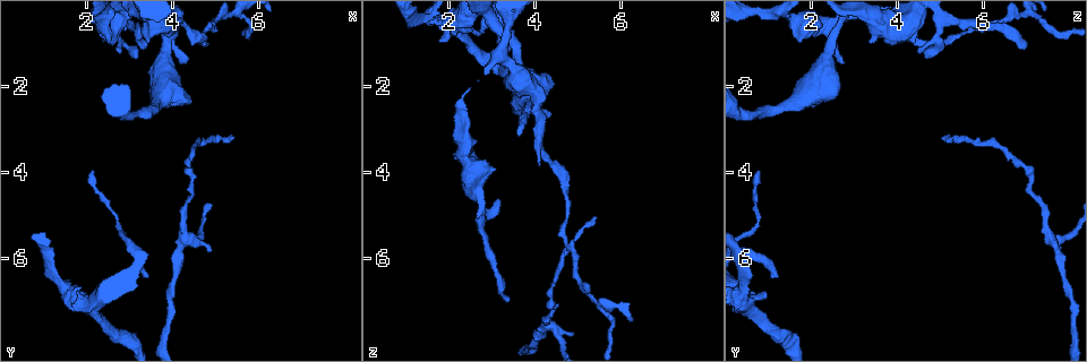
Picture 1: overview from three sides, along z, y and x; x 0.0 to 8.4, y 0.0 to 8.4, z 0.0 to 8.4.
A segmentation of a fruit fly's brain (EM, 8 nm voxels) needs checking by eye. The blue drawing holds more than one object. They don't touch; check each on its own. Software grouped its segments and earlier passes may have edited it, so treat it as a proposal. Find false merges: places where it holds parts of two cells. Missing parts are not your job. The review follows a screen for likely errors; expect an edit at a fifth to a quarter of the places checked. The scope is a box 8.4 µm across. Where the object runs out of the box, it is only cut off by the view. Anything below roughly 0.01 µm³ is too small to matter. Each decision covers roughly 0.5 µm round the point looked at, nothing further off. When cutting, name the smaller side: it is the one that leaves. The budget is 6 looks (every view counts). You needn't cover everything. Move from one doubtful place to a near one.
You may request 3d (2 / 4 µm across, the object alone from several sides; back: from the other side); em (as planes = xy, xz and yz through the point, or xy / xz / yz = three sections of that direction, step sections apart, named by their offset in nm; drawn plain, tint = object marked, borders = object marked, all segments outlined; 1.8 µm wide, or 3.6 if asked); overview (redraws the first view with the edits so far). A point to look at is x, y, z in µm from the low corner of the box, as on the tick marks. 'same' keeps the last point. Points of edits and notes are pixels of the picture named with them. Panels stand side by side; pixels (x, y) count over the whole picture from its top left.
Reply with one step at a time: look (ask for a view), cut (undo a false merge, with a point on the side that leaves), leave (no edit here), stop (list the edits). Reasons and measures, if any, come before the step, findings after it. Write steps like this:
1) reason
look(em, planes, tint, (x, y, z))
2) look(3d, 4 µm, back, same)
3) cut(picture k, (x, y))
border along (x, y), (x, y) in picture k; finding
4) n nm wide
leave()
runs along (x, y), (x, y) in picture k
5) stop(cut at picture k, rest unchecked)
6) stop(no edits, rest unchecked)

a narrow waist
look(3d, 4 µm, (2.65, 0.90, 4.90))

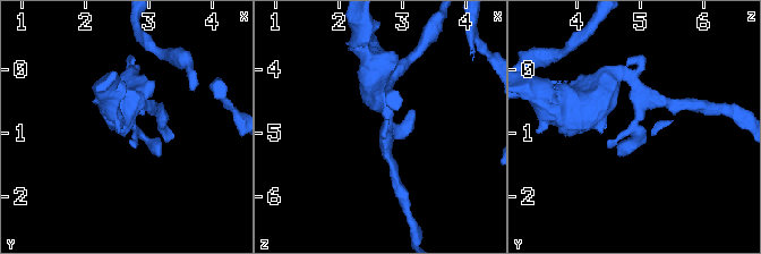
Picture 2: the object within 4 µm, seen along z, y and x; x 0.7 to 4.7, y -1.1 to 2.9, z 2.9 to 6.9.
look(em, xy, step 16, tint, same)

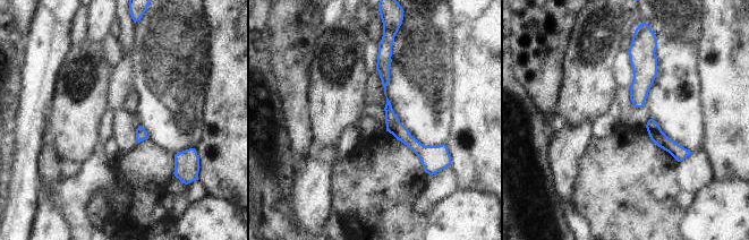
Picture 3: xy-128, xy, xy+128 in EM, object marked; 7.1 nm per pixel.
look(em, planes, tint, same)

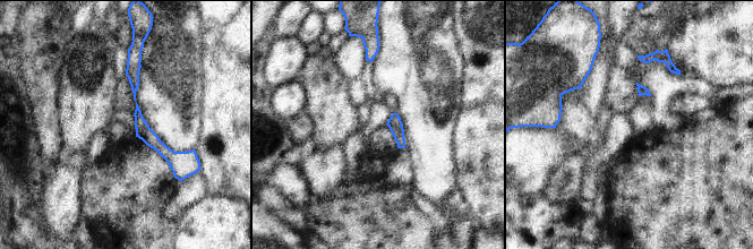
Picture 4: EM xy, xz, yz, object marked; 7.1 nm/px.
leave()
continuous, no second cell

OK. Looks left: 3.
four-way junction
look(3d, 2 µm, (3.90, 0.90, 2.50))

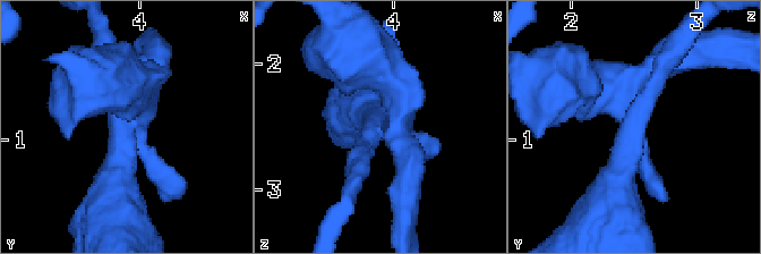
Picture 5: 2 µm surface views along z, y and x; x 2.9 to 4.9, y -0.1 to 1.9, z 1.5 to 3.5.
need the tissue
look(em, planes, tint, (3.92, 0.90, 2.48))

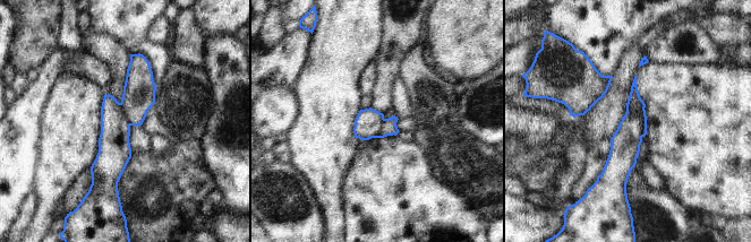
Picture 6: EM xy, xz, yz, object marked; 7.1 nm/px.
200 nm wide
cut(picture 6, (625, 143))
two cells meet here

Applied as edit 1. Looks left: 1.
stop(cut at picture 6, rest unchecked)

